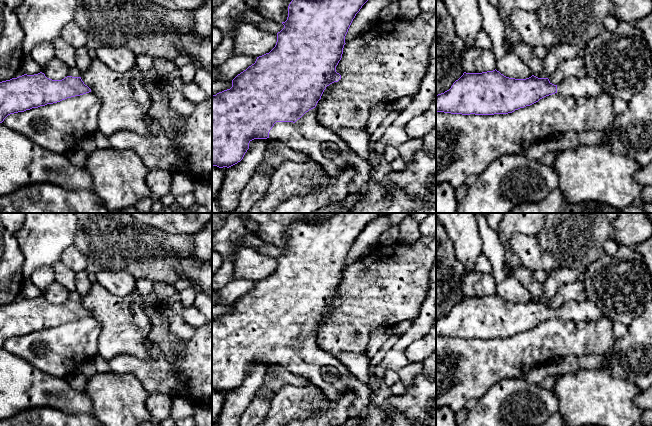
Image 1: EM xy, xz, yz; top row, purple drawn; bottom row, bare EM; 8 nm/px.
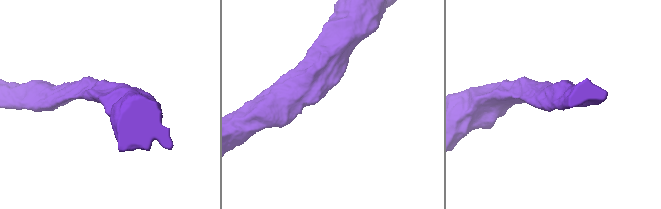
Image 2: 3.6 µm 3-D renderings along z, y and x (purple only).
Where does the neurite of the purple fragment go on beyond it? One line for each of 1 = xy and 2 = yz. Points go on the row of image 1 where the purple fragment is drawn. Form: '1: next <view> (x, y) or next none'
1: next none
2: next yz (586, 87)

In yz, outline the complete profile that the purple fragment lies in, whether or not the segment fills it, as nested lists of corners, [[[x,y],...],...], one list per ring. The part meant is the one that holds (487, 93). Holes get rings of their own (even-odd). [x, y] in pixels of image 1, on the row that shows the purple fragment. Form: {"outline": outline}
{"outline": [[[496,69],[482,73],[464,72],[449,90],[436,95],[436,112],[508,114],[555,93],[578,99],[595,98],[602,92],[600,84],[587,75],[583,78],[570,76],[554,85],[548,78],[534,75],[526,79],[509,78]]]}

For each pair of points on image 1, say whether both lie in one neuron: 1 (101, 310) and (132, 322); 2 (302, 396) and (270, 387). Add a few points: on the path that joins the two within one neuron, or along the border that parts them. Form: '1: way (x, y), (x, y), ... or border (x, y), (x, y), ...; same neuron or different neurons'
1: way (109, 310), (124, 321); same neuron
2: border (302, 384), (284, 385), (272, 398); different neurons

